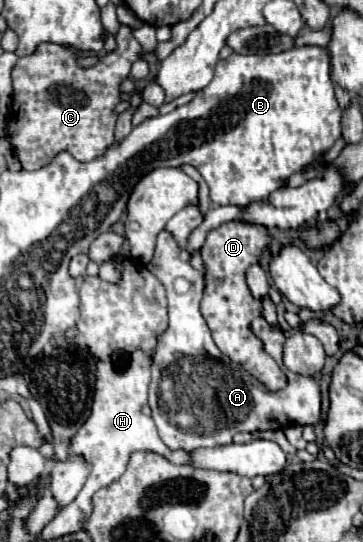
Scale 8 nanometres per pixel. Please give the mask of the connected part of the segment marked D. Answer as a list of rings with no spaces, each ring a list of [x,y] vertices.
[[[229,221],[221,227],[209,231],[205,245],[201,247],[201,257],[205,261],[205,295],[201,301],[201,313],[213,333],[215,345],[235,363],[243,365],[255,379],[259,379],[267,389],[277,391],[287,385],[285,373],[279,365],[263,351],[263,343],[253,335],[251,321],[261,315],[261,301],[251,297],[245,271],[249,265],[259,261],[259,255],[269,245],[269,231],[261,225],[251,225],[243,221]]]

